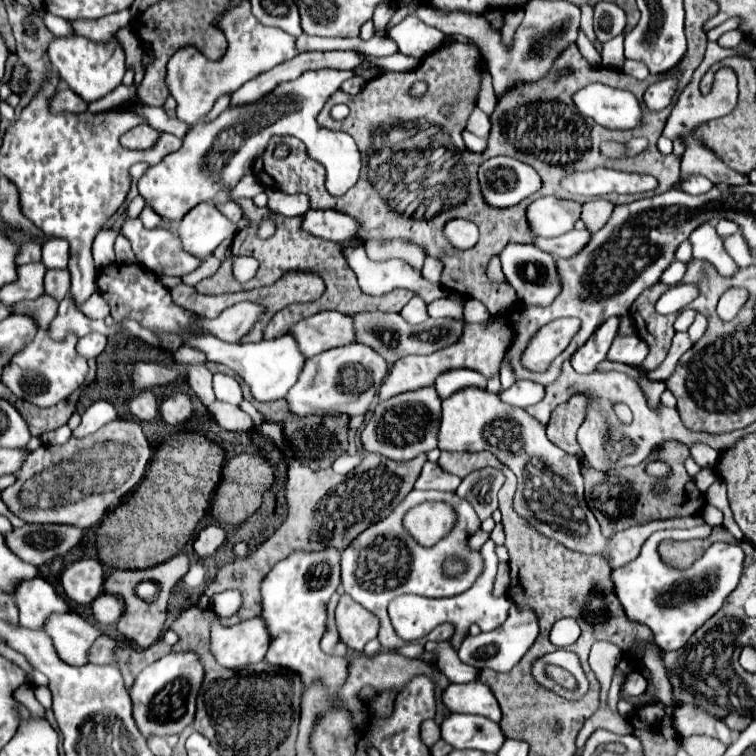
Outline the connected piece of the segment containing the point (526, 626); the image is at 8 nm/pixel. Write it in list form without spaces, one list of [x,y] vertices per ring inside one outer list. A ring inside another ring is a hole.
[[[519,604],[519,606],[511,608],[511,614],[503,622],[501,628],[497,628],[493,632],[481,632],[479,636],[467,636],[459,646],[459,658],[465,664],[475,666],[477,670],[491,668],[495,672],[509,672],[521,660],[521,656],[533,646],[537,634],[539,634],[537,616],[527,606]]]

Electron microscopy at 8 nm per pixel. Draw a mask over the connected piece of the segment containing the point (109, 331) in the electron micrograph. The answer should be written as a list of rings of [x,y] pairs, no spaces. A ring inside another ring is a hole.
[[[67,294],[61,302],[59,302],[59,314],[51,324],[51,336],[53,338],[65,338],[65,334],[75,332],[79,338],[89,334],[89,332],[103,332],[105,336],[113,336],[113,334],[123,334],[123,330],[115,324],[115,326],[107,326],[101,320],[89,320],[73,302],[73,298]]]

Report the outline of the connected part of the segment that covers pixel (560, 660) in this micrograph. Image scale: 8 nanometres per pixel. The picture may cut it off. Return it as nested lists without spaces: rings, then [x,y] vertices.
[[[555,650],[555,652],[549,652],[549,654],[541,656],[541,660],[551,660],[551,664],[557,664],[557,666],[569,670],[577,678],[577,682],[587,682],[587,676],[581,668],[579,656],[571,650]]]

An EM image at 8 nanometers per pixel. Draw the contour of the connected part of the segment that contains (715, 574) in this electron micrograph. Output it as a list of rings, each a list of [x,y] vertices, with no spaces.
[[[703,524],[691,530],[661,530],[655,532],[641,548],[641,554],[629,564],[611,570],[613,590],[629,620],[645,624],[655,634],[655,644],[661,650],[679,650],[687,644],[693,632],[705,624],[735,590],[743,570],[743,550],[737,544],[717,542],[705,550],[705,554],[687,570],[675,570],[667,566],[659,554],[657,544],[665,538],[693,540],[707,538],[711,526]]]

